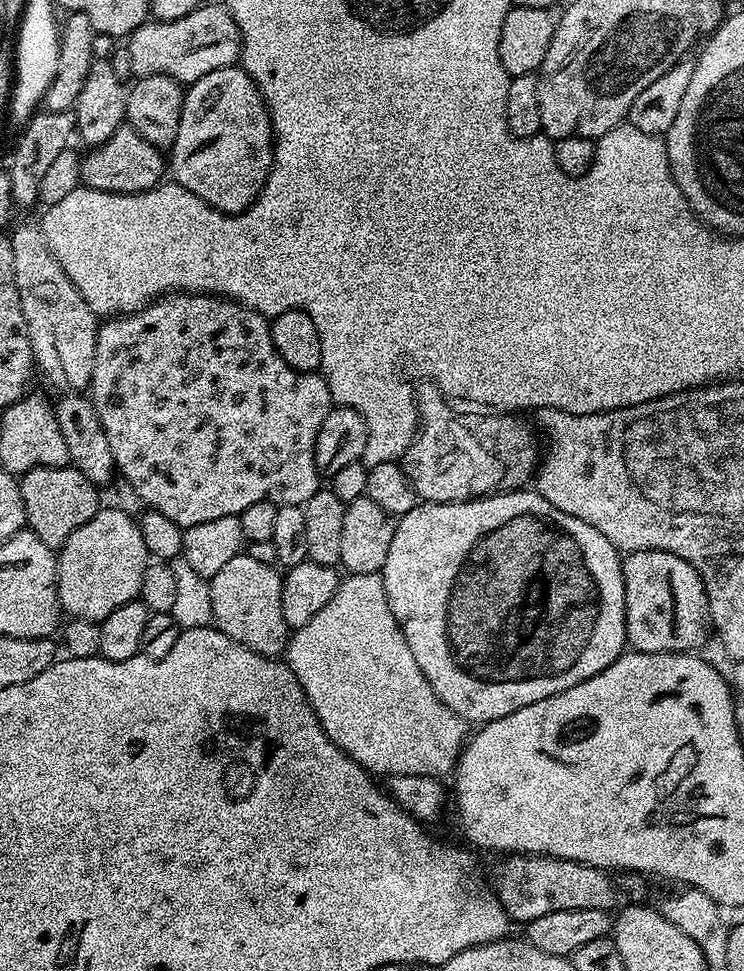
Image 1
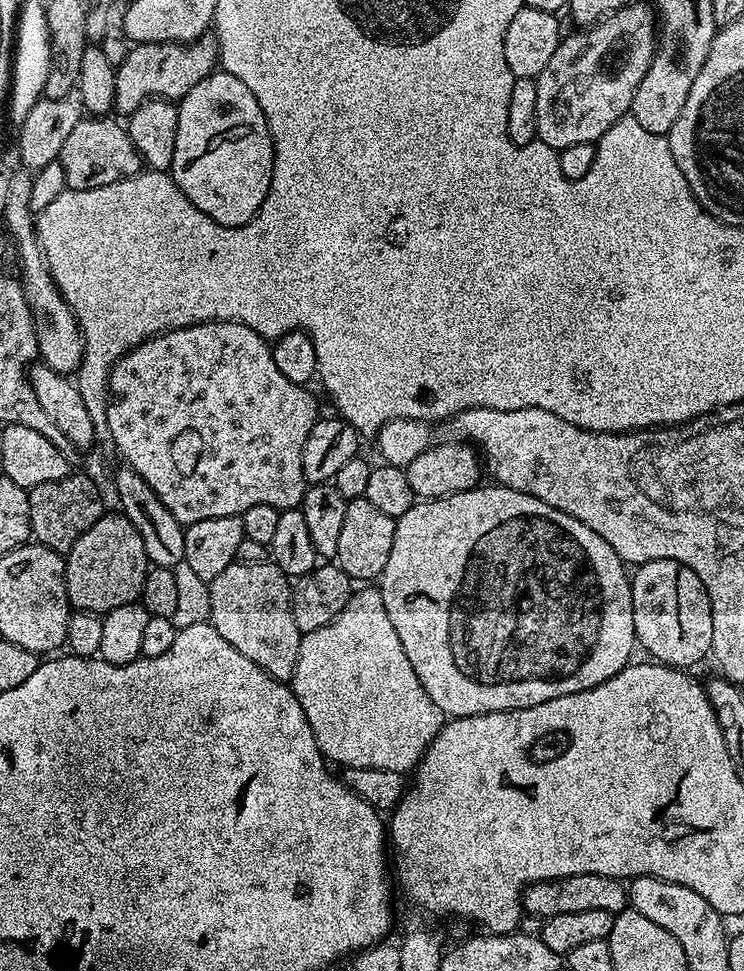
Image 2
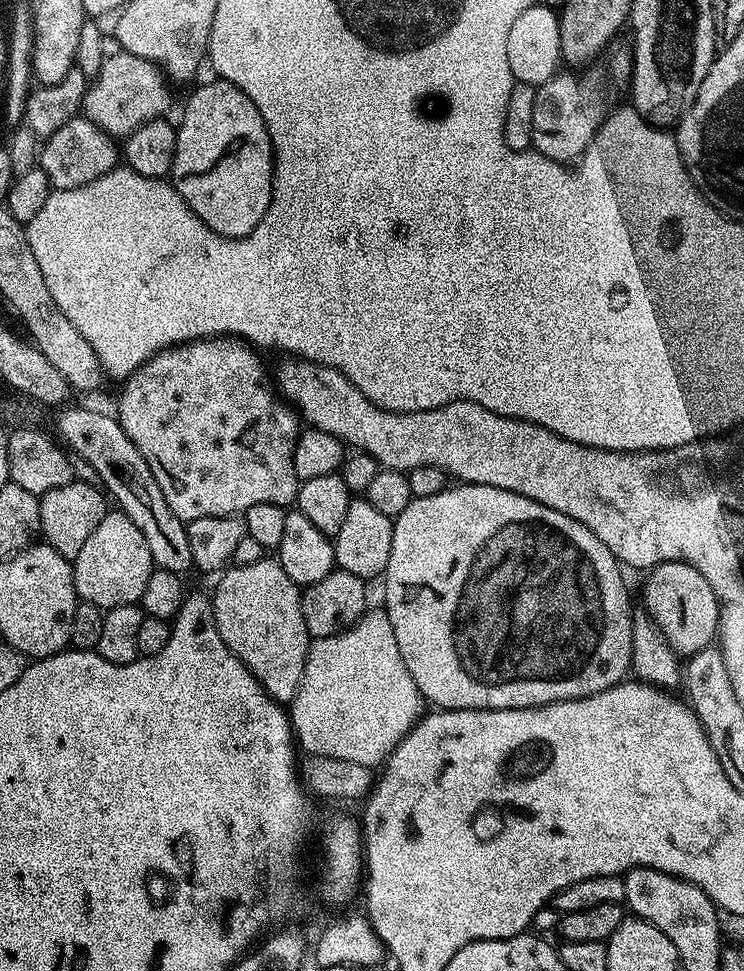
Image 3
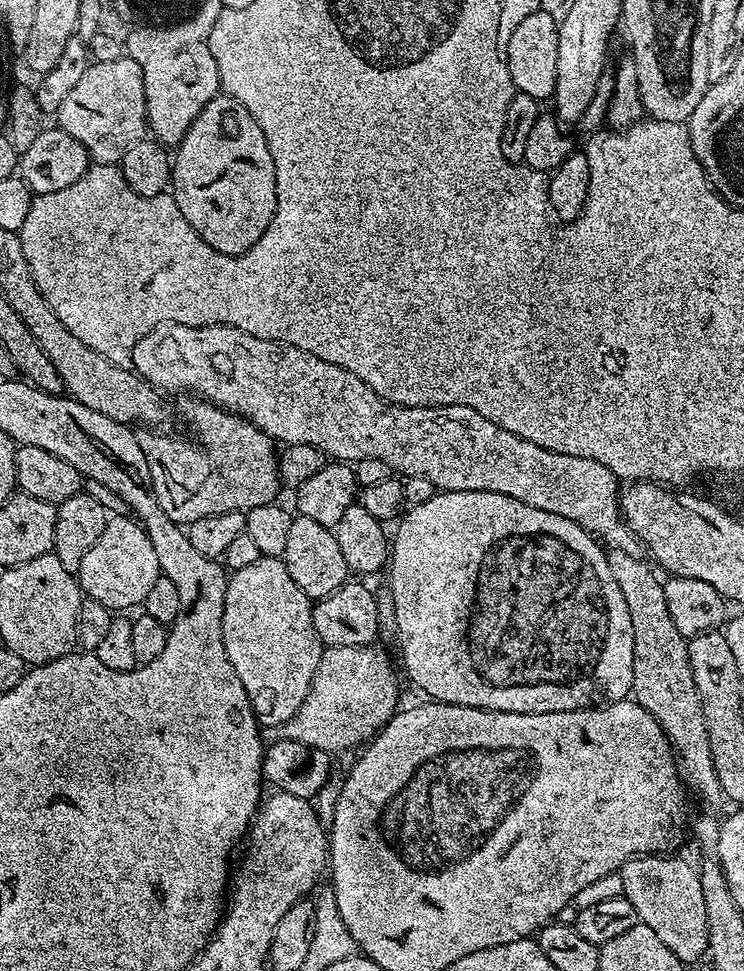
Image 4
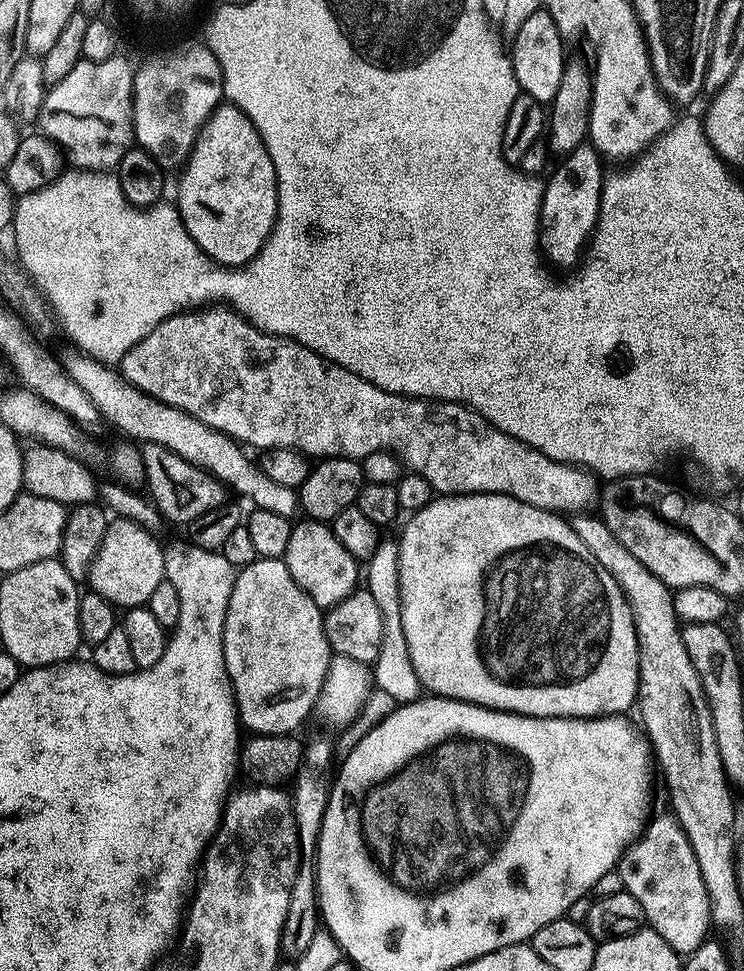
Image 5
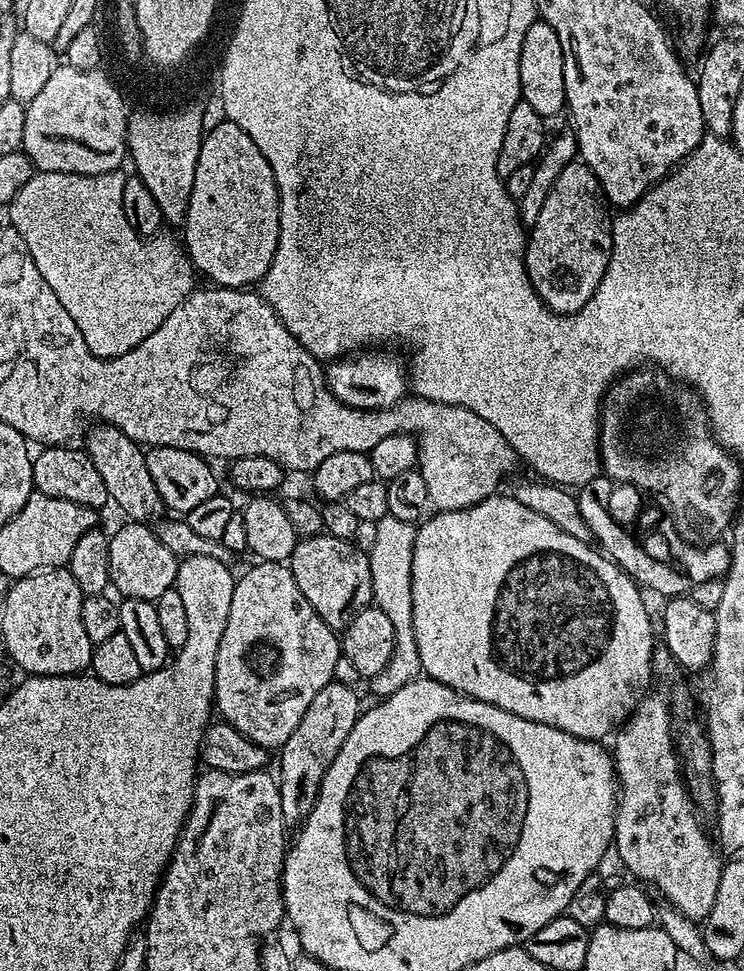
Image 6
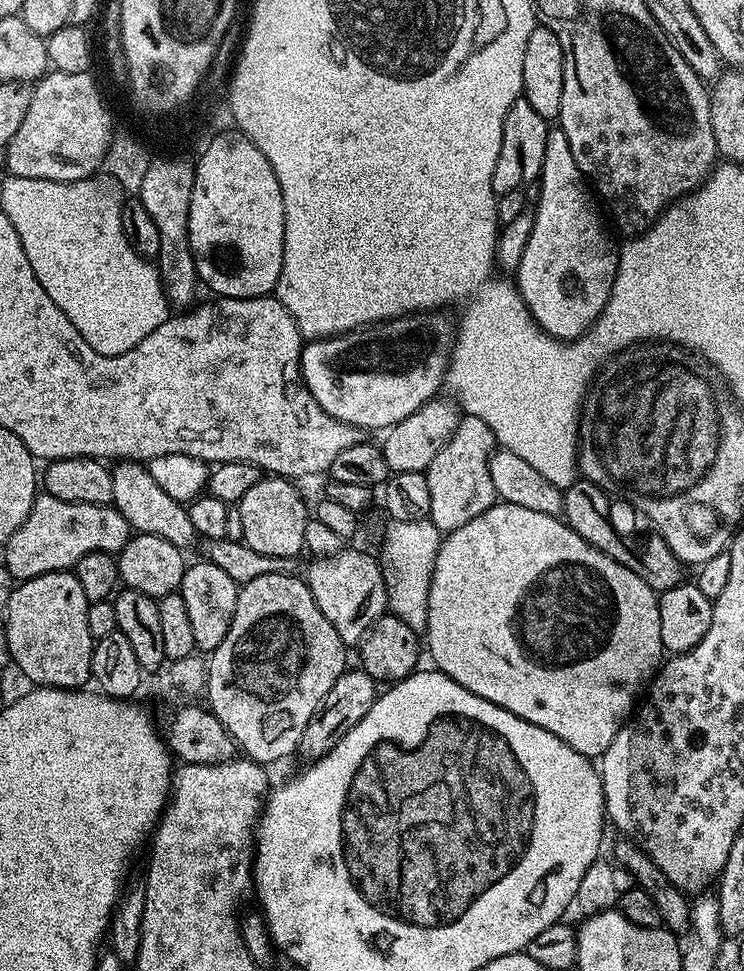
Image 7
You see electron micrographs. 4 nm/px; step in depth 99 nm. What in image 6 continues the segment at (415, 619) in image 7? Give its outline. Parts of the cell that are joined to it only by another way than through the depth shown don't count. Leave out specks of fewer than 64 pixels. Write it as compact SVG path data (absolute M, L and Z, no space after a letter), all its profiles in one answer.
M387 516L374 525L372 548L367 549L370 562L370 582L375 607L390 618L394 625L394 654L382 670L382 674L371 677L372 692L376 698L398 694L406 686L421 679L424 667L418 655L418 642L414 634L414 614L412 613L412 563L414 562L414 542L417 525L402 522L402 518Z

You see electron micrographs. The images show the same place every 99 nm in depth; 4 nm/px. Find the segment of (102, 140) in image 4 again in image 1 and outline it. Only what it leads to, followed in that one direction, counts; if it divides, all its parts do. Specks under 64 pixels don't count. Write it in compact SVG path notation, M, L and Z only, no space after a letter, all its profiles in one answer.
M201 3L190 14L186 14L177 20L149 19L142 26L135 28L132 35L127 37L126 47L130 50L130 66L133 77L162 74L174 78L182 86L190 86L206 74L210 74L214 70L233 67L239 61L240 31L230 14L227 3Z

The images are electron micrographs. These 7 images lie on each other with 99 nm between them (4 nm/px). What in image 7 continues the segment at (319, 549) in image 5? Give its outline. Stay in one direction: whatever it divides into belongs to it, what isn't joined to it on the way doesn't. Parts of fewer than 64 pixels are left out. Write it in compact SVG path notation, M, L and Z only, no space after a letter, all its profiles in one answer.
M346 546L338 554L322 556L311 562L306 583L310 594L314 594L314 602L318 602L318 610L326 614L326 622L334 626L338 638L342 638L346 646L359 645L376 619L385 615L388 606L388 587L381 561L368 552Z

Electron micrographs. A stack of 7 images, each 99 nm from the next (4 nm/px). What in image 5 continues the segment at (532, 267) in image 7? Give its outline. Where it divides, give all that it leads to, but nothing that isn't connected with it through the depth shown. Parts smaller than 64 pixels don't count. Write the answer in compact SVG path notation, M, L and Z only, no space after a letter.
M588 142L581 144L578 150L563 157L557 164L560 165L556 173L544 184L544 198L540 201L538 247L547 263L549 260L560 268L572 268L576 263L581 263L586 245L591 241L600 219L600 195L604 189L606 172L600 169L600 153Z

